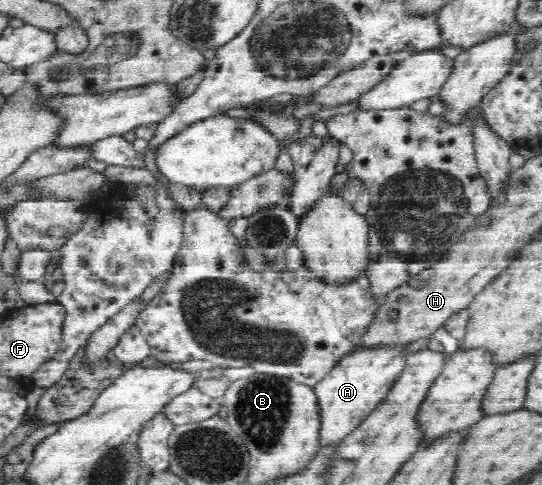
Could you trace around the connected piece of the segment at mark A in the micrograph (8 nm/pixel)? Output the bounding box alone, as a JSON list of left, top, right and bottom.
[312,348,406,448]

